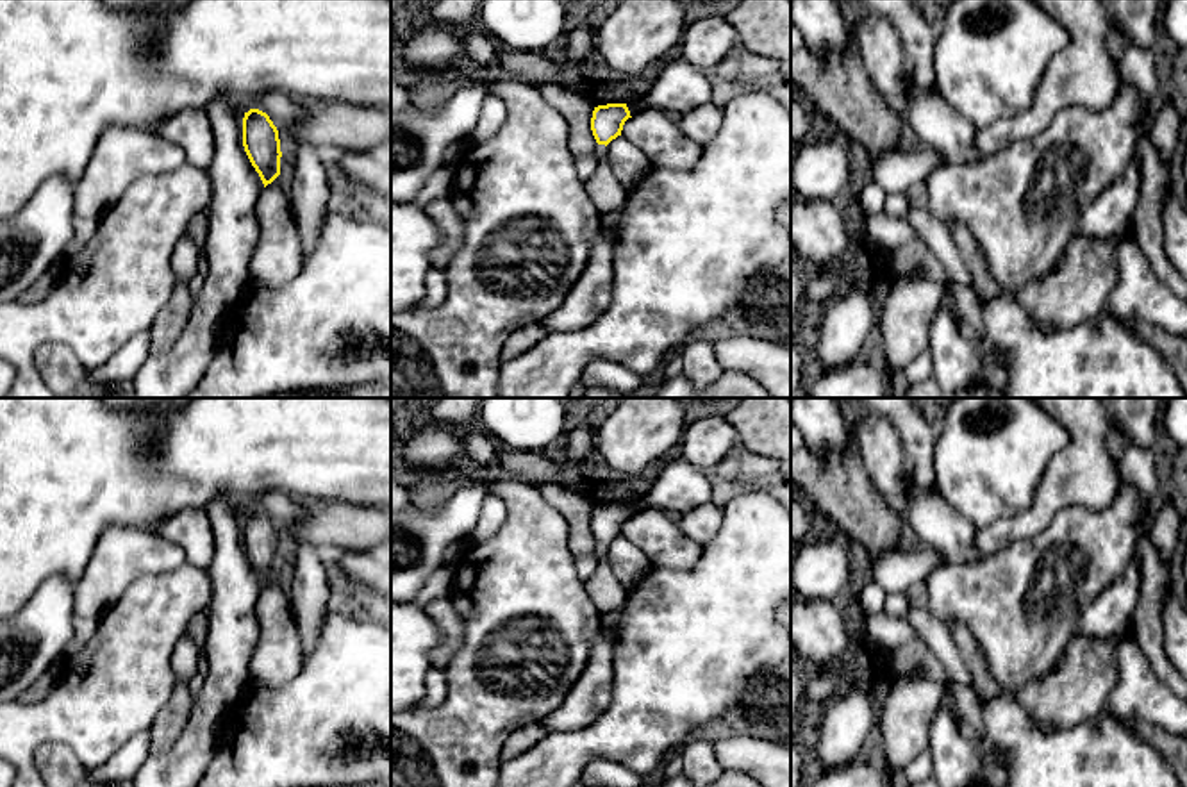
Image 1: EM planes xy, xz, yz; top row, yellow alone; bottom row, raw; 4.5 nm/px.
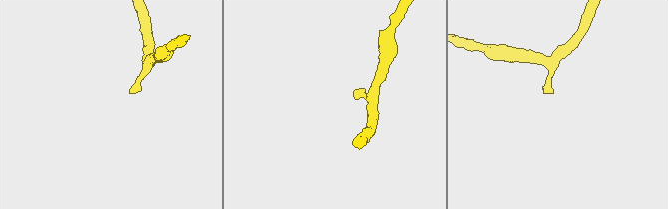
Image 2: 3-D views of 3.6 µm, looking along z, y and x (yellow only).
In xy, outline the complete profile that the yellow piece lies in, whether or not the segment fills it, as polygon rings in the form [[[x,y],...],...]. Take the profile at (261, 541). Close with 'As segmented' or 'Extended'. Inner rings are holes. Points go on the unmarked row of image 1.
[[[250,509],[243,518],[243,546],[264,587],[280,575],[280,539],[270,516]]]. As segmented

